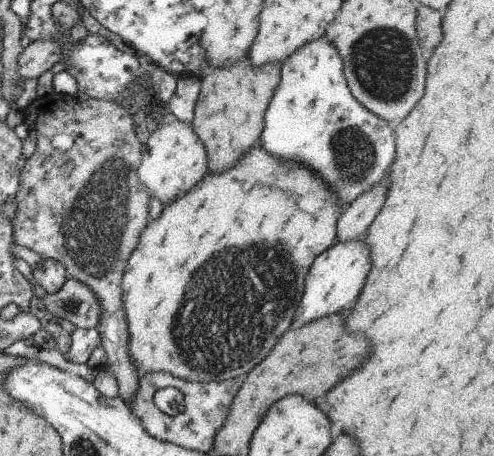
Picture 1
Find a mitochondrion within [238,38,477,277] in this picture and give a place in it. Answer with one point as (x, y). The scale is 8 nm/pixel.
(352, 154)

